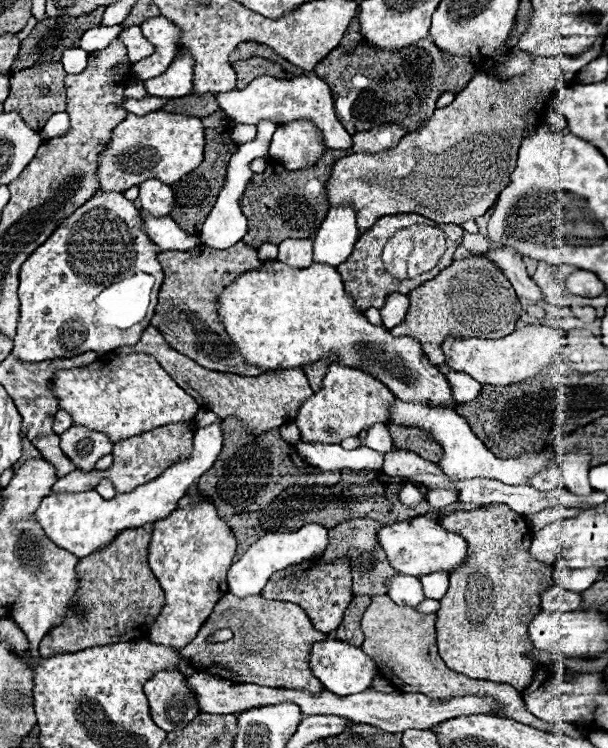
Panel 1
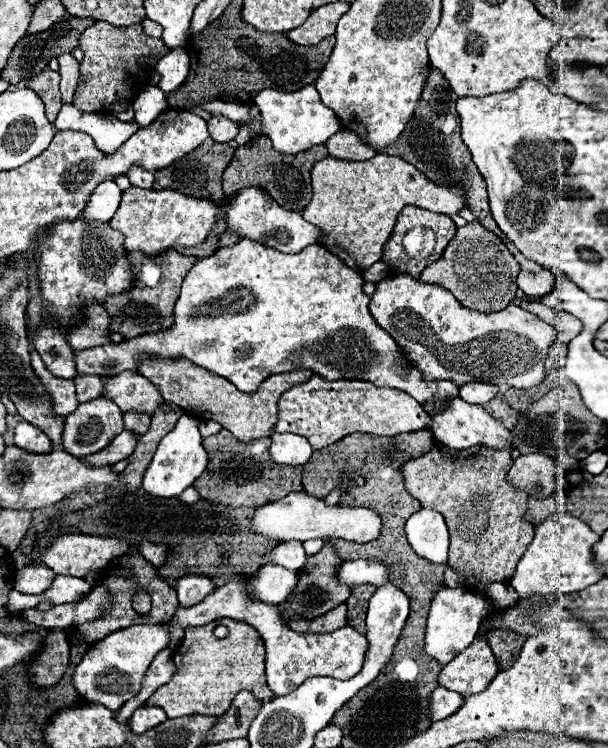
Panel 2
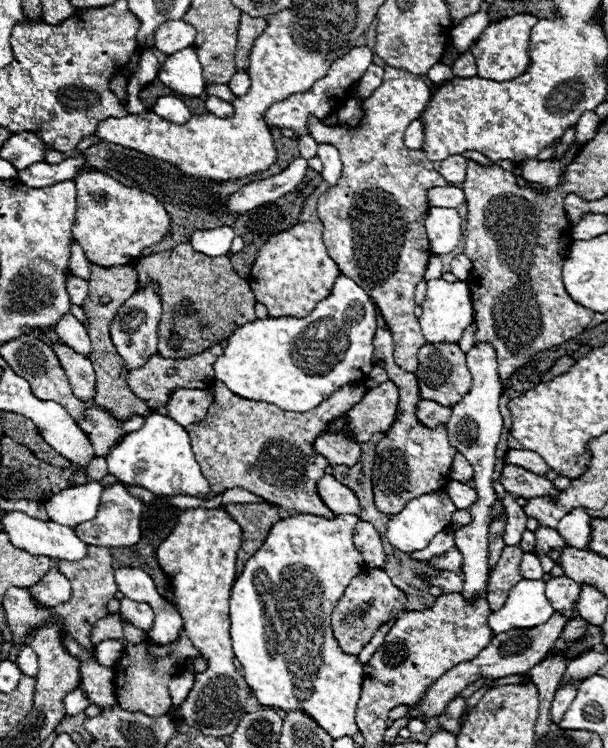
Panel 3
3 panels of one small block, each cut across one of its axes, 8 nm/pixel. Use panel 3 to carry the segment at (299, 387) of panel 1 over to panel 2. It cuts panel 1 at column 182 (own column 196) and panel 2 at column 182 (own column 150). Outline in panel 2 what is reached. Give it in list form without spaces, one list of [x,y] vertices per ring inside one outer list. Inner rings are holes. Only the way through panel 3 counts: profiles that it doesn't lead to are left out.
[[[142,356],[138,362],[138,372],[150,378],[160,390],[164,402],[176,404],[184,408],[184,412],[198,416],[202,420],[216,420],[222,424],[222,428],[230,430],[236,440],[240,442],[252,442],[256,438],[270,438],[274,432],[274,426],[278,422],[278,400],[280,396],[312,378],[312,372],[298,370],[290,374],[276,374],[266,378],[260,388],[254,394],[242,394],[228,382],[226,378],[220,378],[218,374],[212,374],[210,370],[204,370],[200,366],[194,366],[188,358],[158,358],[158,356]]]

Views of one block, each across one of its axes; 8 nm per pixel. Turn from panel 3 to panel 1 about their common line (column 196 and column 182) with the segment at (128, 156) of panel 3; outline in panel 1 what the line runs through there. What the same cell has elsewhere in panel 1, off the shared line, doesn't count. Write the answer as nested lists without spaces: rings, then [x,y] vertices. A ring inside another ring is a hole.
[[[214,112],[210,116],[204,116],[202,124],[204,124],[204,132],[206,132],[206,152],[204,152],[206,156],[196,170],[192,170],[182,180],[172,184],[172,190],[174,190],[172,218],[190,236],[198,236],[200,226],[204,224],[204,218],[212,210],[212,206],[214,206],[214,202],[224,186],[228,160],[238,150],[238,144],[232,140],[232,130],[234,130],[236,122],[232,118],[228,118],[224,112]]]

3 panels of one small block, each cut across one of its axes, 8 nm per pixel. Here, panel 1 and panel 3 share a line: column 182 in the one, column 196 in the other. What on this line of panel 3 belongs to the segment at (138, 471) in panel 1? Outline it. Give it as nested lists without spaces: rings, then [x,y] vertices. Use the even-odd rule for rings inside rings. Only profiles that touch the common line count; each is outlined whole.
[[[216,382],[212,392],[214,392],[214,402],[208,408],[208,414],[206,414],[208,418],[186,426],[192,440],[194,456],[206,480],[210,482],[212,494],[224,492],[228,488],[244,488],[288,512],[300,512],[300,514],[304,512],[304,514],[314,514],[322,518],[334,518],[334,512],[328,506],[324,506],[322,498],[318,496],[318,480],[324,476],[324,468],[328,466],[328,460],[322,458],[322,454],[314,454],[314,440],[326,430],[330,420],[344,414],[348,408],[352,408],[362,400],[362,396],[366,394],[366,386],[362,382],[348,382],[346,386],[342,386],[342,390],[336,390],[326,402],[322,402],[320,406],[316,406],[306,414],[284,412],[268,402],[238,398],[222,382]]]

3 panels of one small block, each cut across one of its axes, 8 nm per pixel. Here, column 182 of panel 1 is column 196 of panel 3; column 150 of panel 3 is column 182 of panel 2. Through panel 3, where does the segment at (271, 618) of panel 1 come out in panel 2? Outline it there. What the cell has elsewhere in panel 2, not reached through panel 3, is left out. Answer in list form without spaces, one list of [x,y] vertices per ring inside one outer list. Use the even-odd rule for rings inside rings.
[[[220,618],[220,622],[210,622],[204,626],[188,626],[184,640],[174,650],[174,664],[174,678],[160,686],[146,702],[146,706],[160,706],[168,718],[186,714],[220,714],[228,710],[232,698],[242,690],[250,690],[258,700],[270,700],[274,696],[266,684],[264,642],[260,634],[252,626],[232,618]],[[218,624],[224,624],[230,630],[226,638],[214,636],[214,628]]]

